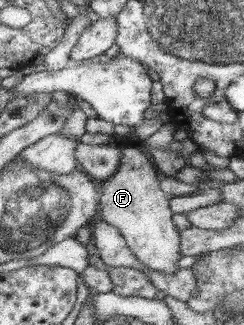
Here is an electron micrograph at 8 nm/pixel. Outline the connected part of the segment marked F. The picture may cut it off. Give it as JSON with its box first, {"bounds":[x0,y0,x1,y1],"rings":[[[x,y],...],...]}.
{"bounds":[99,142,182,273],"rings":[[[122,142],[120,167],[102,184],[99,219],[119,229],[138,263],[160,273],[176,273],[180,269],[178,261],[182,258],[181,235],[172,223],[168,199],[170,197],[158,185],[158,173],[152,159],[138,146]]]}

